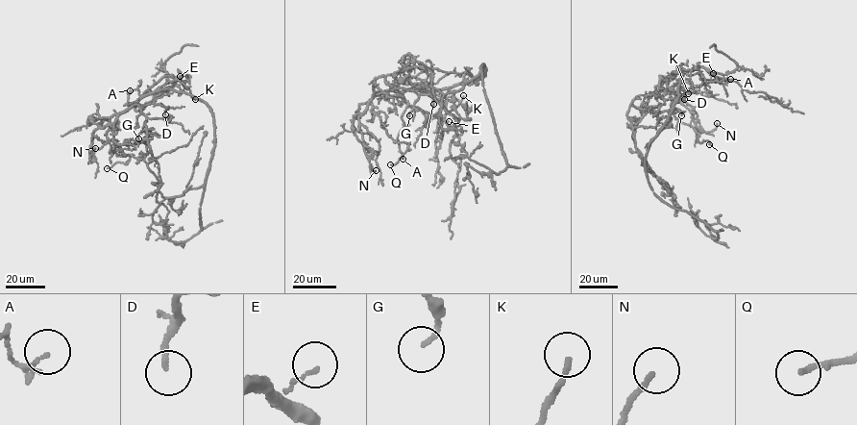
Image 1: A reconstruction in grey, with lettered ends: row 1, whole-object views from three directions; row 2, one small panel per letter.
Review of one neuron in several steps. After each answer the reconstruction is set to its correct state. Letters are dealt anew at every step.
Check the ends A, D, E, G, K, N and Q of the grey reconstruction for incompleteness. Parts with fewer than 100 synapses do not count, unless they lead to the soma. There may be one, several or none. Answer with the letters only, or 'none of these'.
none of these

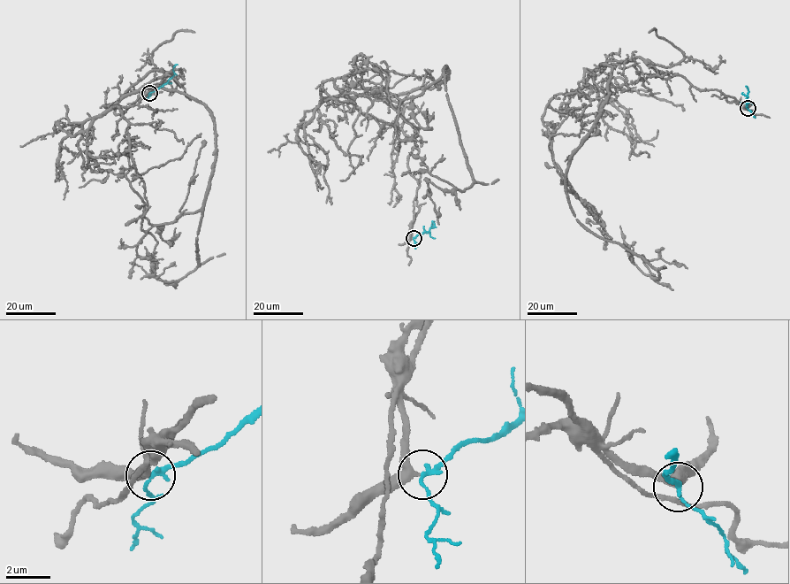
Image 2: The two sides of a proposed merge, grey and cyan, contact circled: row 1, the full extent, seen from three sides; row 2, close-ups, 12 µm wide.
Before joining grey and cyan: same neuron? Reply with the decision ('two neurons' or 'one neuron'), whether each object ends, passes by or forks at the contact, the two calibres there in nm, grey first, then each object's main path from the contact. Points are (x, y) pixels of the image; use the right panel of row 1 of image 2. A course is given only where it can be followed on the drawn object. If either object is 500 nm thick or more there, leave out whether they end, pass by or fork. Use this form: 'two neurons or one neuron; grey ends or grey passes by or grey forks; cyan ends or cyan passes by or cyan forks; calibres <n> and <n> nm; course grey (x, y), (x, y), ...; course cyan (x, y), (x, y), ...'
one neuron; grey passes by; cyan passes by; calibres 300 and 190 nm; course grey (747, 108), (638, 57), (602, 64), (610, 95), (572, 156), (570, 207), (655, 280), (644, 262), (687, 268); course cyan (748, 108), (748, 92), (746, 86)

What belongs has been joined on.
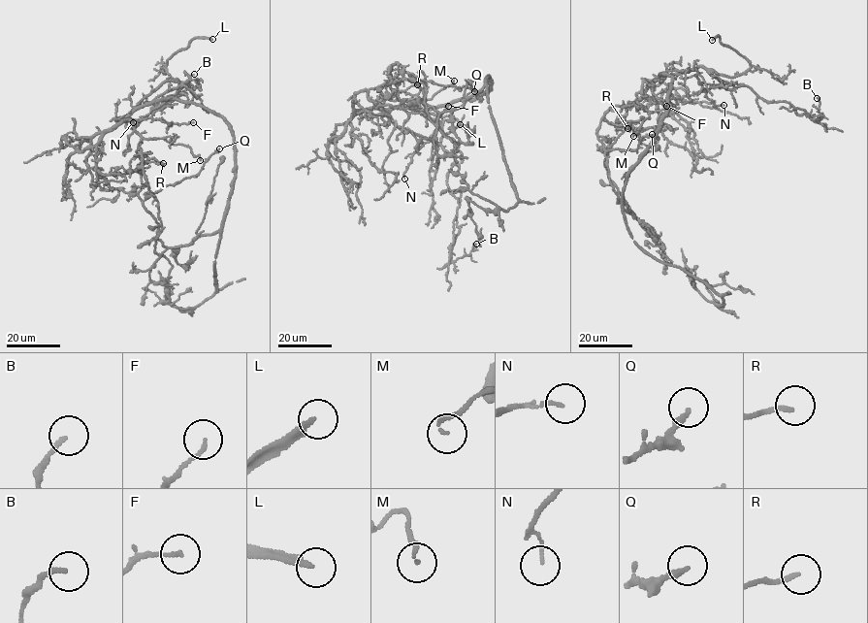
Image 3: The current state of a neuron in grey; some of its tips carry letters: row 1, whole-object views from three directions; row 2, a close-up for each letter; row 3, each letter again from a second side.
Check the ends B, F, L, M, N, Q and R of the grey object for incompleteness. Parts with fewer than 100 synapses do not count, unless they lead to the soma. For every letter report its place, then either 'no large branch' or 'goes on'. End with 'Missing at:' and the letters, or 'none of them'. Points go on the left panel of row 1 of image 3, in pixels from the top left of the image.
B: place (194, 74); no large branch
F: place (193, 122); no large branch
L: place (212, 39); goes on
M: place (200, 160); no large branch
N: place (133, 122); no large branch
Q: place (219, 148); no large branch
R: place (163, 163); no large branch
Missing at: L

